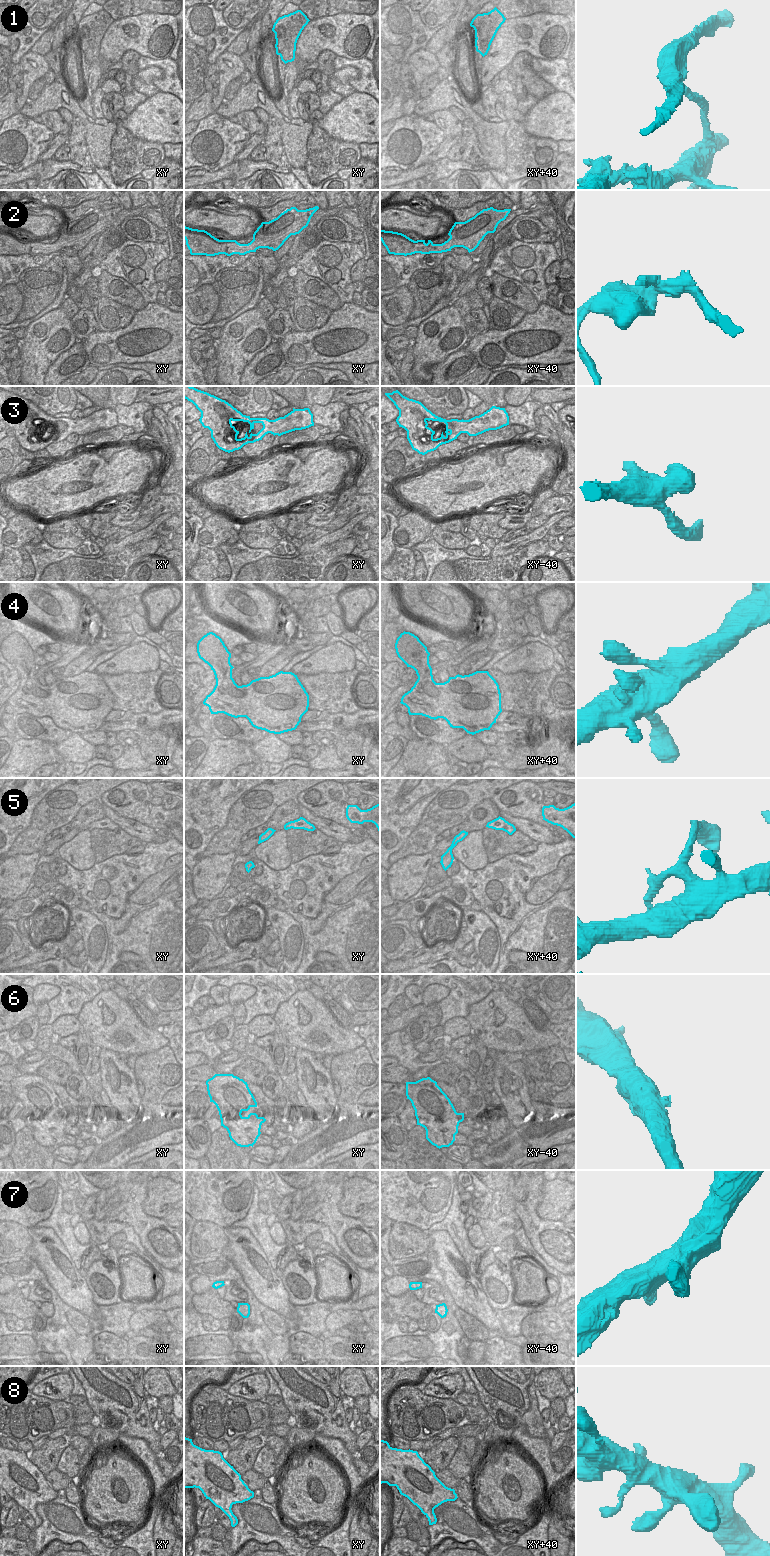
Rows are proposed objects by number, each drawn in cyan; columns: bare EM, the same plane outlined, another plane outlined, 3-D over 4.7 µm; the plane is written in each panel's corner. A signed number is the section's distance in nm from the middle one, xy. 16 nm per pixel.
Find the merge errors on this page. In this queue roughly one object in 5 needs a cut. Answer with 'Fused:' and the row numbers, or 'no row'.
Fused: 1

